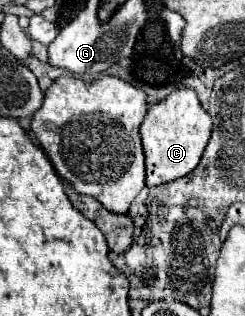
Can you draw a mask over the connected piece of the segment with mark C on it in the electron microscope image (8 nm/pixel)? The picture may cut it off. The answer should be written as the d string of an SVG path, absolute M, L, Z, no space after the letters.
M181 88L171 92L161 102L149 106L149 112L139 128L139 134L145 154L147 186L153 188L193 172L211 136L211 116L199 104L195 90Z

